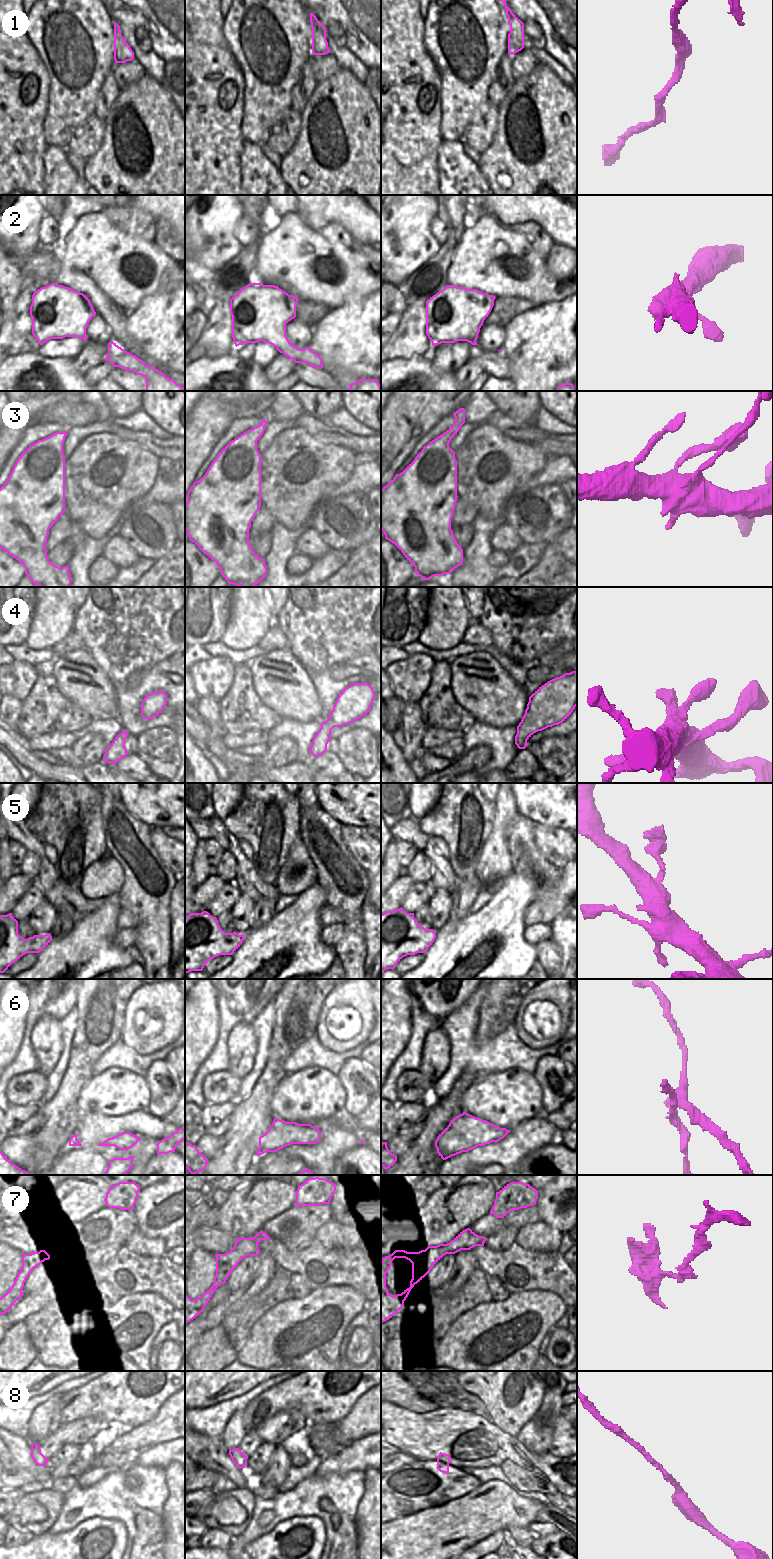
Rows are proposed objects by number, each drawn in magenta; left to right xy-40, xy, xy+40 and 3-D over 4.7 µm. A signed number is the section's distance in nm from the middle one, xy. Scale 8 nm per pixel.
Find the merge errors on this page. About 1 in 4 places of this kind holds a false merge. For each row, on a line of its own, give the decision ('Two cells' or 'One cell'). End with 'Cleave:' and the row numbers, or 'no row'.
1: One cell
2: One cell
3: One cell
4: One cell
5: One cell
6: Two cells
7: Two cells
8: One cell
Cleave: 6, 7

